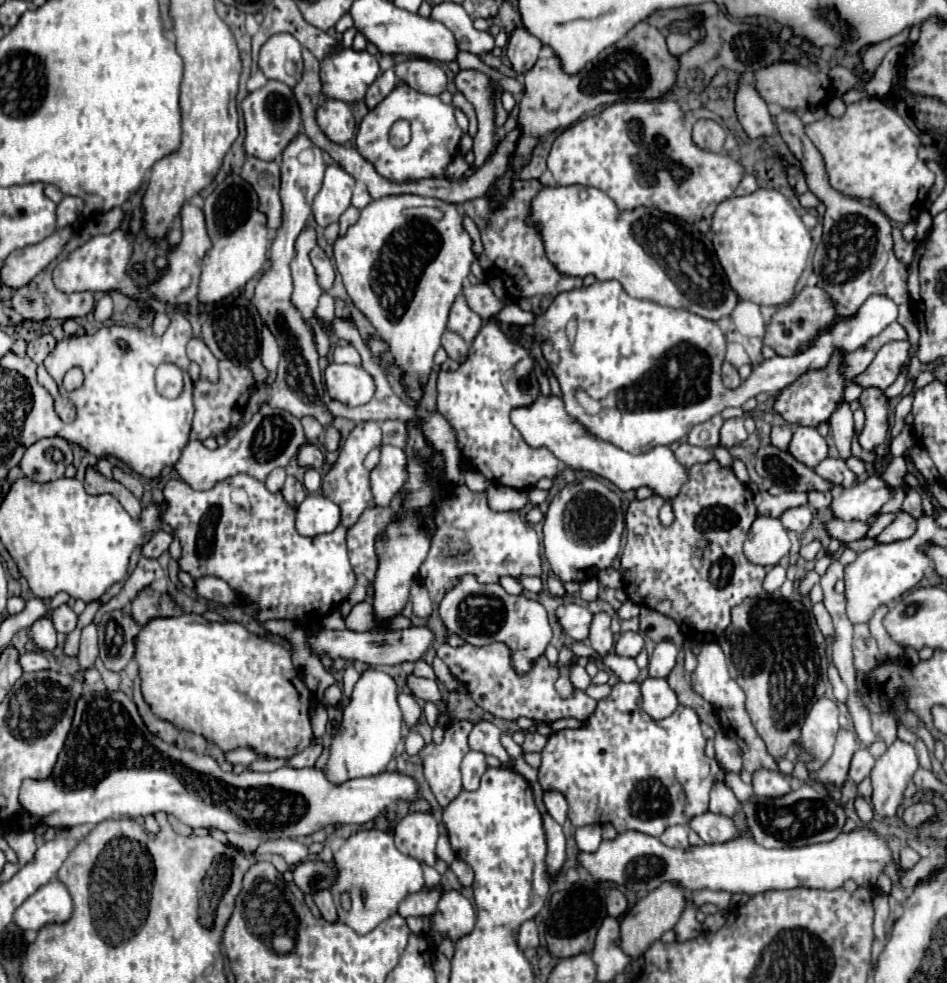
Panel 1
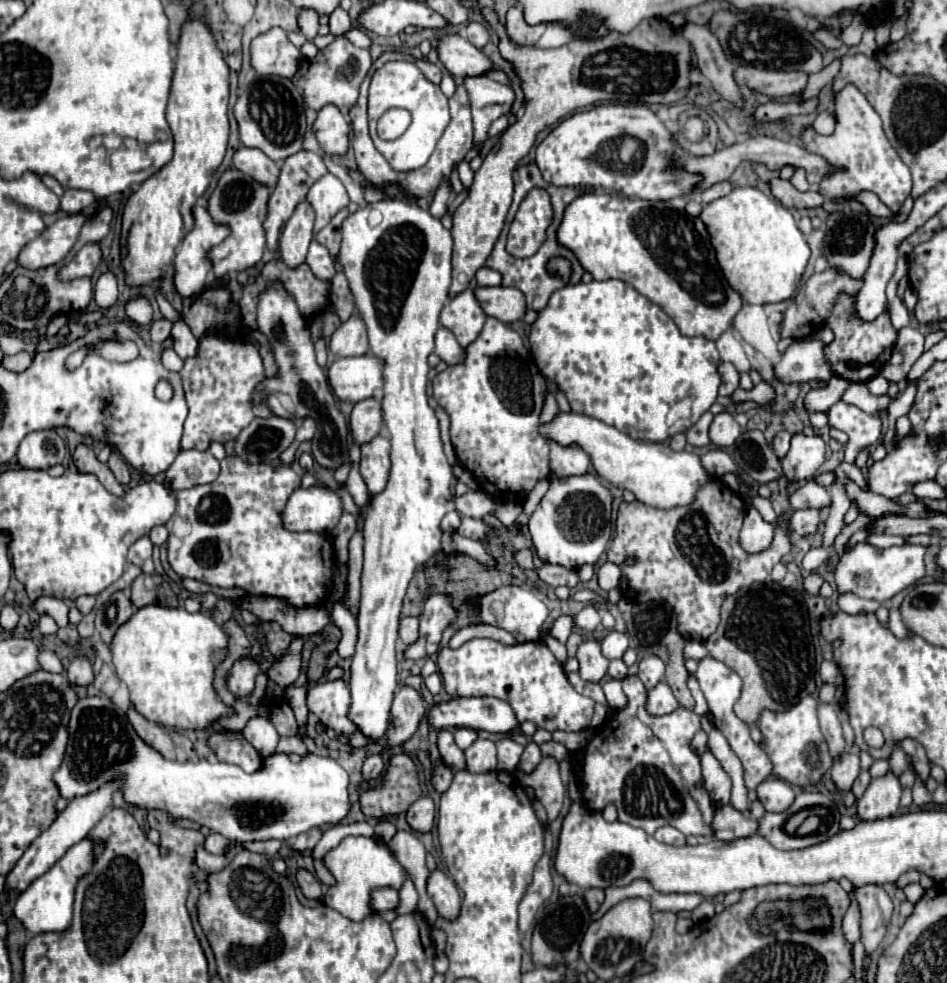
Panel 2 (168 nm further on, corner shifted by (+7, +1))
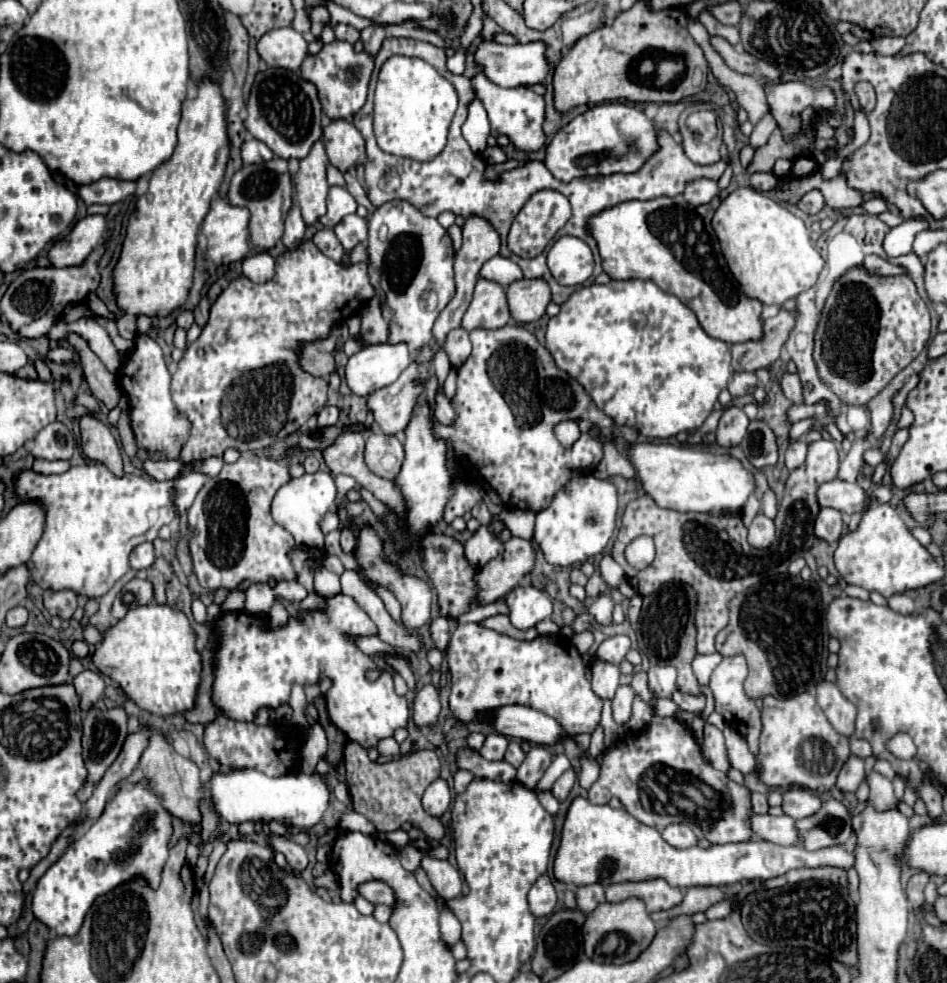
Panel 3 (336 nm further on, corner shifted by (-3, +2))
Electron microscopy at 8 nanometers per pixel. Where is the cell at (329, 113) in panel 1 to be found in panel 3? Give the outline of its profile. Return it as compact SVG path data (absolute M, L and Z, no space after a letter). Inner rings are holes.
M333 120L323 130L323 144L327 148L329 162L347 172L365 162L365 142L359 130L349 120Z

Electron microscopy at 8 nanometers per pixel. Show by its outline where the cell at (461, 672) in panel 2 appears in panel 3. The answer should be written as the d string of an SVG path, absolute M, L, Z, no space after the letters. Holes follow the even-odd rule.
M467 622L467 624L459 624L455 628L455 632L451 636L451 644L449 644L447 662L449 662L449 672L451 672L449 708L451 708L451 712L455 712L455 718L461 720L463 724L491 720L491 716L497 708L503 708L509 704L523 704L523 706L529 706L533 710L539 710L539 712L559 720L571 736L577 736L583 732L591 734L599 722L603 700L599 700L591 692L589 680L585 676L585 670L587 670L585 662L583 662L581 654L577 652L577 648L573 646L573 642L563 634L537 636L531 642L521 642L511 636L489 630L481 624Z

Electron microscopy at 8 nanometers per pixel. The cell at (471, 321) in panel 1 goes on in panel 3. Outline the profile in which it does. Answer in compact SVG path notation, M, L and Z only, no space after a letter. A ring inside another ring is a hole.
M479 278L469 310L463 316L461 326L471 332L475 328L501 328L509 324L511 314L507 306L505 286Z

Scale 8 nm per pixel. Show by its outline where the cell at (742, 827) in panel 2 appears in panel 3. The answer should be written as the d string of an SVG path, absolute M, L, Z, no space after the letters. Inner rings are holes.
M753 814L751 816L753 836L761 840L769 840L773 844L801 844L799 830L791 816L771 816L771 814Z

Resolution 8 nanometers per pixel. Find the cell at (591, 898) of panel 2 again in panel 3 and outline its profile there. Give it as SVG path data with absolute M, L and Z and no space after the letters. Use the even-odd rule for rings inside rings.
M601 884L579 886L579 888L575 888L575 898L577 898L577 908L587 914L587 912L591 912L591 908L605 902L605 890Z

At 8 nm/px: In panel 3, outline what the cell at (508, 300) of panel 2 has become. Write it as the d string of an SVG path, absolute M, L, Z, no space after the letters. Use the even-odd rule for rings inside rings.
M541 278L537 280L517 280L507 286L507 302L511 316L519 322L533 322L545 314L547 304L551 302L549 284Z

